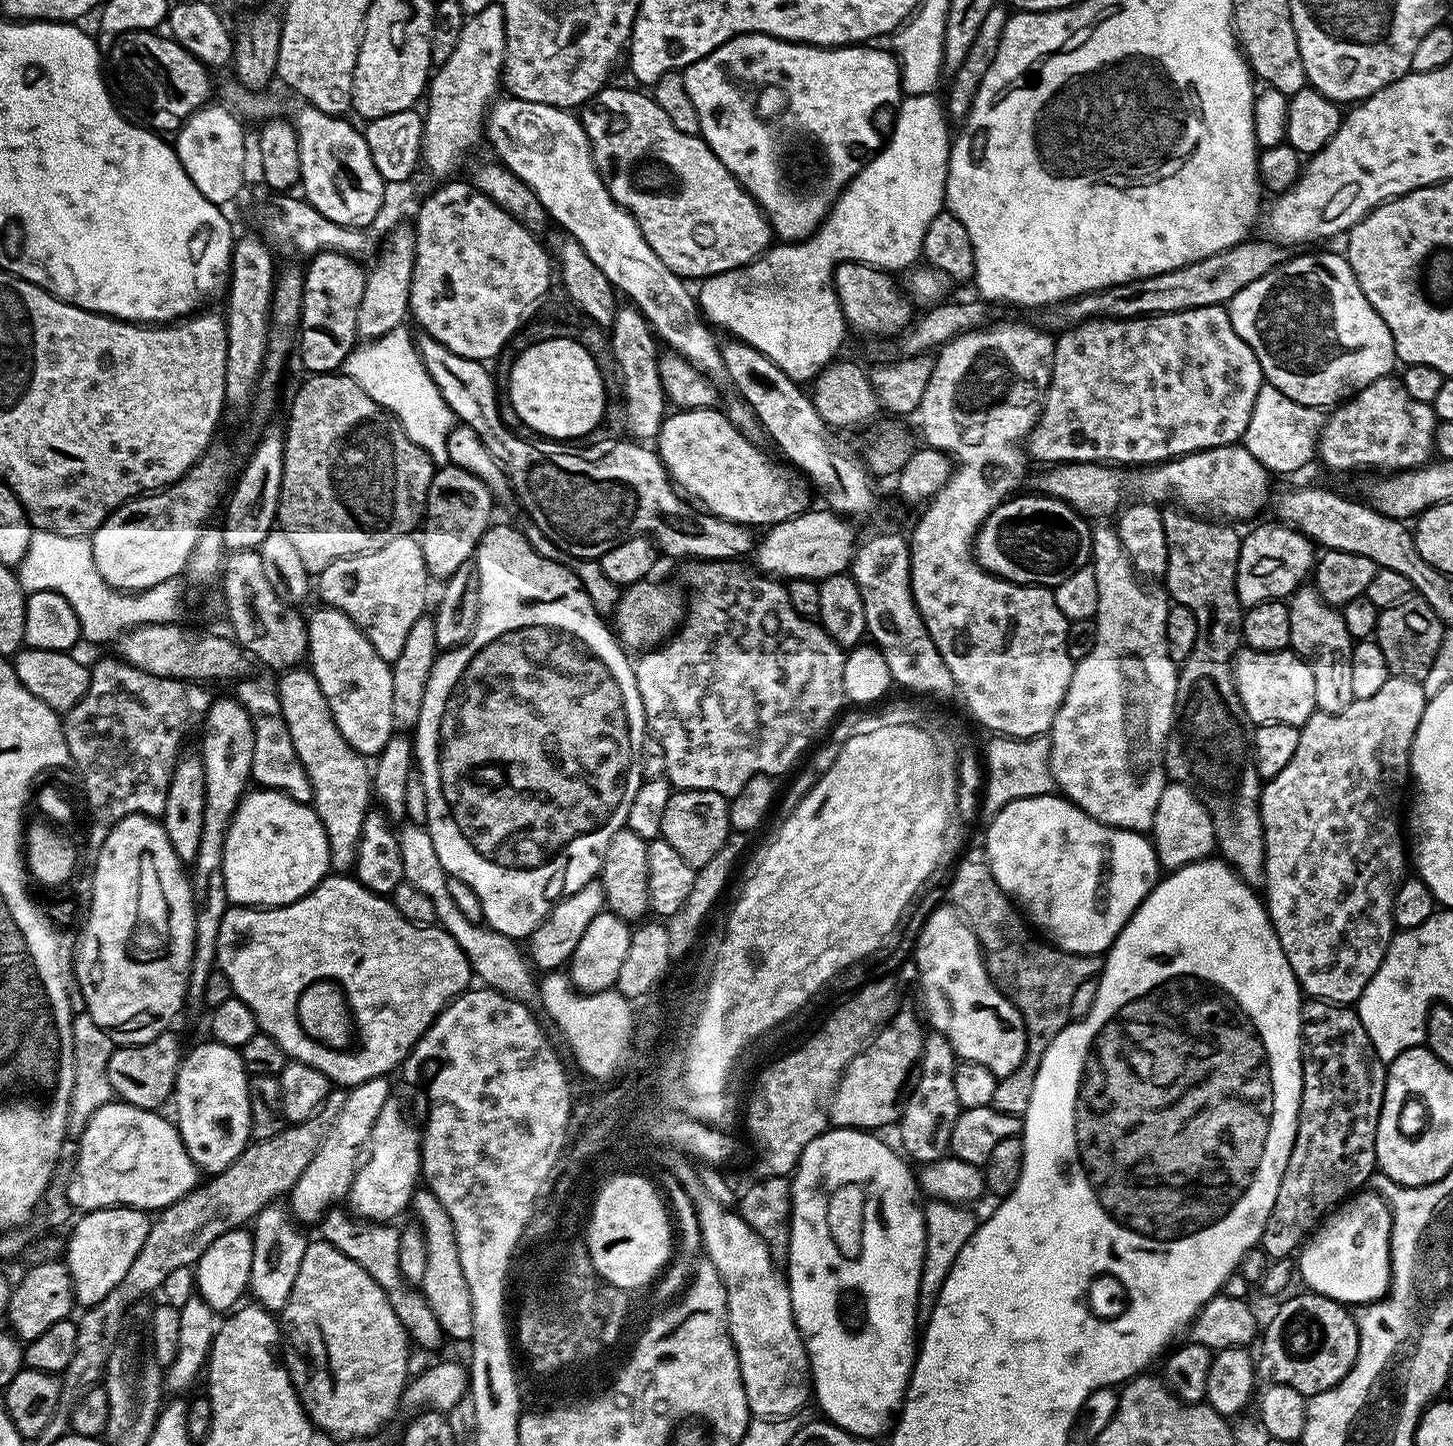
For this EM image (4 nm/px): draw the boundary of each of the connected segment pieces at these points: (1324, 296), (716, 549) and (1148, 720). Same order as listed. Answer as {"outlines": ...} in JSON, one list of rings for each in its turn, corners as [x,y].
{"outlines":[[[[1308,252],[1305,256],[1294,257],[1293,260],[1292,257],[1285,259],[1284,263],[1277,268],[1270,270],[1262,278],[1258,278],[1258,282],[1250,282],[1250,286],[1246,286],[1246,290],[1238,290],[1238,294],[1234,294],[1234,298],[1227,305],[1227,310],[1234,330],[1242,338],[1242,342],[1246,342],[1250,346],[1250,350],[1254,350],[1260,368],[1264,372],[1265,381],[1273,384],[1287,398],[1301,403],[1302,406],[1331,410],[1337,404],[1343,404],[1345,400],[1353,399],[1356,393],[1361,392],[1366,386],[1370,386],[1370,382],[1383,376],[1393,375],[1392,367],[1397,367],[1398,364],[1391,330],[1386,326],[1386,322],[1382,322],[1378,310],[1374,310],[1374,306],[1370,306],[1366,294],[1362,294],[1362,290],[1358,286],[1358,278],[1348,264],[1347,255],[1341,253],[1339,256],[1336,252]]],[[[427,334],[417,335],[414,343],[430,378],[434,378],[442,398],[446,398],[453,417],[459,423],[470,426],[474,430],[474,434],[478,434],[478,438],[482,438],[486,450],[490,450],[492,457],[504,469],[511,495],[513,497],[516,495],[517,502],[524,507],[525,514],[529,516],[527,519],[538,530],[542,530],[542,534],[558,546],[558,549],[564,551],[568,558],[599,561],[601,556],[614,550],[614,546],[631,540],[634,536],[650,538],[653,545],[663,555],[665,552],[666,555],[680,560],[679,562],[693,560],[739,561],[744,558],[740,556],[746,555],[747,552],[749,555],[753,551],[753,529],[749,525],[735,524],[690,506],[689,501],[681,495],[676,485],[668,477],[664,463],[660,460],[659,452],[653,450],[647,443],[623,438],[624,440],[618,441],[605,456],[600,456],[597,460],[591,460],[588,456],[579,456],[576,452],[556,452],[553,456],[548,452],[539,452],[534,445],[519,440],[515,436],[517,433],[505,428],[501,422],[496,409],[498,385],[493,373],[489,369],[487,372],[484,369],[487,367],[481,361],[462,358],[446,346],[442,346],[433,336]]],[[[1111,523],[1095,525],[1092,528],[1092,558],[1090,566],[1094,570],[1094,578],[1098,578],[1098,610],[1095,614],[1096,641],[1094,650],[1086,654],[1086,658],[1075,661],[1070,686],[1066,690],[1066,698],[1062,698],[1062,706],[1054,718],[1050,729],[1050,770],[1056,783],[1057,789],[1072,803],[1077,804],[1083,812],[1090,814],[1103,824],[1109,824],[1115,828],[1125,828],[1131,832],[1148,834],[1152,831],[1154,822],[1154,810],[1158,808],[1158,798],[1162,798],[1162,790],[1166,783],[1164,771],[1164,742],[1168,739],[1168,731],[1172,725],[1174,714],[1174,698],[1176,697],[1176,677],[1178,666],[1170,658],[1166,650],[1166,614],[1170,607],[1170,600],[1163,591],[1155,592],[1147,588],[1147,583],[1142,582],[1141,577],[1136,575],[1132,568],[1132,561],[1128,558],[1128,552],[1122,546],[1115,527]]]]}

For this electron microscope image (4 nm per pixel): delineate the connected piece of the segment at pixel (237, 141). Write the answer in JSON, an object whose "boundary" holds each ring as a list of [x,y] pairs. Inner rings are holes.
{"boundary":[[[205,106],[200,108],[187,120],[183,121],[180,133],[174,139],[176,157],[182,162],[190,182],[198,186],[198,190],[210,202],[224,206],[227,200],[232,200],[240,192],[240,187],[244,184],[244,128],[237,117],[233,116],[227,108],[223,106]]]}

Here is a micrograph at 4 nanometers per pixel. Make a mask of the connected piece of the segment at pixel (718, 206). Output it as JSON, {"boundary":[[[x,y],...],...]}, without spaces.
{"boundary":[[[606,86],[593,100],[583,105],[578,119],[584,125],[588,135],[588,141],[592,147],[592,157],[596,163],[598,174],[604,179],[604,184],[610,190],[614,202],[632,215],[638,230],[642,230],[642,238],[646,238],[650,250],[654,250],[654,254],[658,254],[658,258],[662,258],[662,262],[666,262],[666,266],[675,276],[687,278],[689,281],[696,280],[695,282],[703,281],[709,276],[717,276],[723,272],[743,270],[752,261],[761,259],[769,251],[770,245],[773,243],[771,240],[774,240],[774,233],[772,227],[768,224],[768,218],[761,212],[760,207],[756,205],[756,199],[735,180],[730,174],[730,170],[726,170],[726,166],[722,166],[722,162],[710,150],[710,146],[704,141],[703,136],[691,136],[690,134],[682,134],[678,130],[674,130],[674,122],[670,122],[670,118],[666,118],[665,112],[662,111],[662,106],[658,106],[651,95],[644,93],[643,96],[642,93],[631,92],[628,88],[612,87]]]}

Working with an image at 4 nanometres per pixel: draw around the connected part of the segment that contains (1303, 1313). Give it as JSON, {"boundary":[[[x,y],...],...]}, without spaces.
{"boundary":[[[1311,1290],[1303,1291],[1297,1296],[1289,1295],[1287,1297],[1289,1300],[1269,1318],[1268,1325],[1265,1328],[1263,1325],[1262,1335],[1258,1340],[1260,1356],[1258,1352],[1254,1363],[1261,1381],[1268,1384],[1285,1384],[1298,1390],[1298,1394],[1307,1398],[1336,1388],[1338,1382],[1342,1382],[1342,1378],[1346,1378],[1346,1374],[1350,1374],[1350,1370],[1358,1358],[1360,1339],[1358,1338],[1356,1317],[1345,1305]]]}

